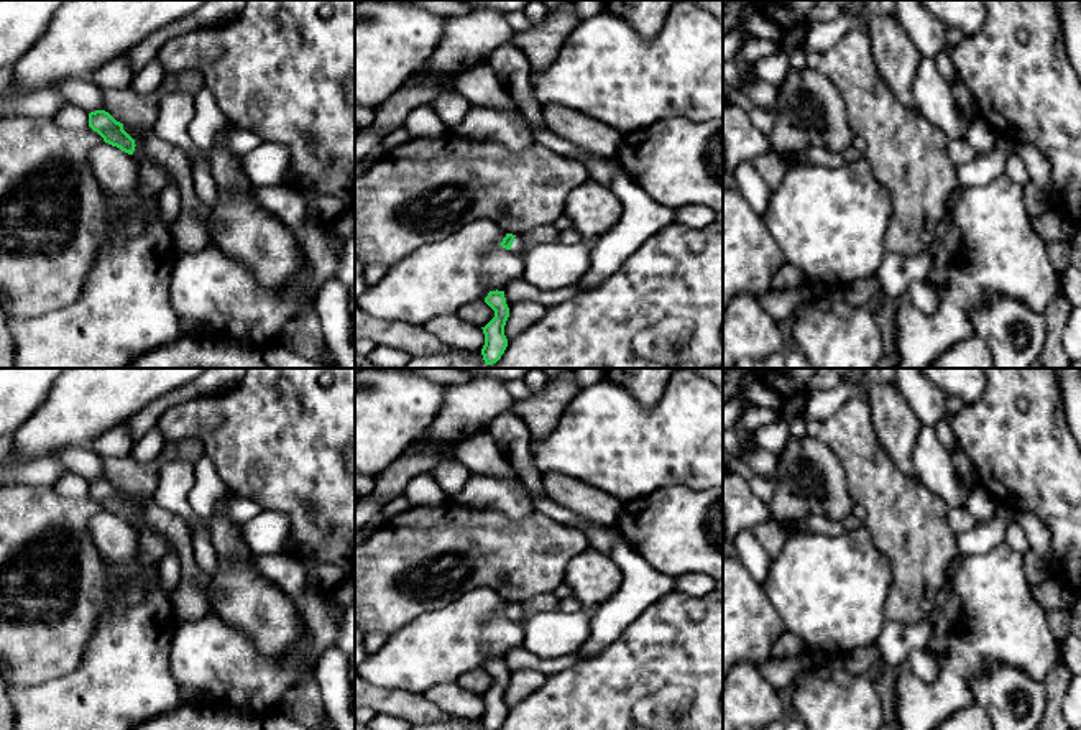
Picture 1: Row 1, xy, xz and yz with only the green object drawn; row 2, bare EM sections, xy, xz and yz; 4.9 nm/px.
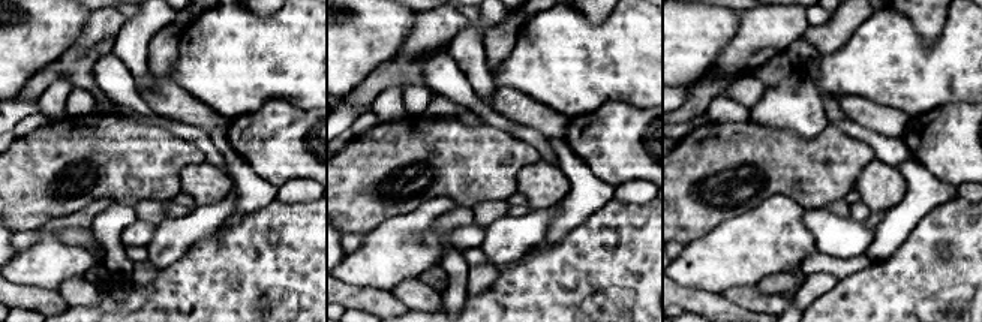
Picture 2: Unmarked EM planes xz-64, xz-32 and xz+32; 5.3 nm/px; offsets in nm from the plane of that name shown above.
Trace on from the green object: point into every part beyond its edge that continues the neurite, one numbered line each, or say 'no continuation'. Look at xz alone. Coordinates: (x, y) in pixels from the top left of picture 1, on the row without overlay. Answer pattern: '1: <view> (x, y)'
1: xz (549, 635)

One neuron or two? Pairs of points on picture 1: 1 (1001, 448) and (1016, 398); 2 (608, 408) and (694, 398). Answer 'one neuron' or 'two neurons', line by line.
1: one neuron
2: one neuron

